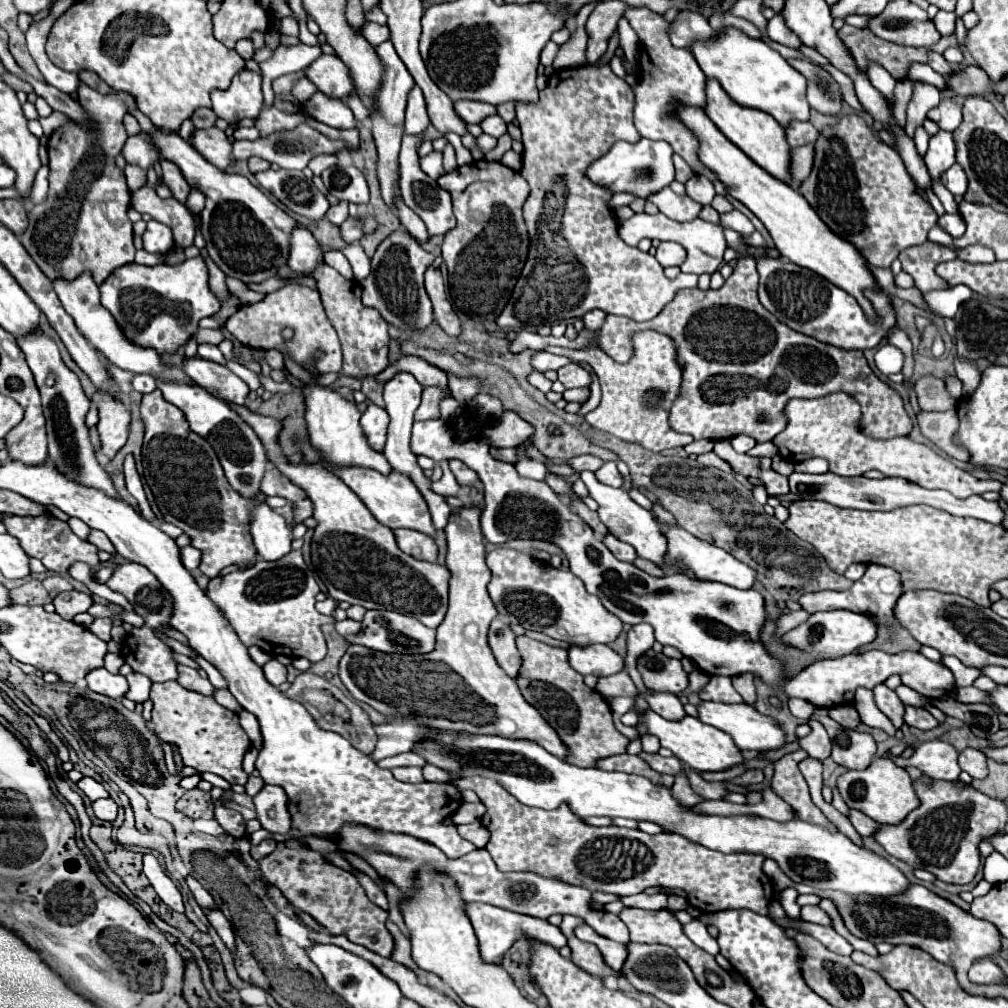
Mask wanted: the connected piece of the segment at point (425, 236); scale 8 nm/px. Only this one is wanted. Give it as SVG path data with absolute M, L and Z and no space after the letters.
M397 197L397 215L399 215L401 223L407 227L407 231L411 233L413 239L417 239L419 243L427 243L429 241L429 233L425 229L425 223L401 201L401 197Z

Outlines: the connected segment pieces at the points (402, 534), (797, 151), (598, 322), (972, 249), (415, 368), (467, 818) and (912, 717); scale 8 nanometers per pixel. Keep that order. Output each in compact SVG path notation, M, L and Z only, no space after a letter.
M395 529L393 533L399 547L407 555L413 555L415 559L425 559L425 561L437 561L437 545L433 537L415 529Z
M805 145L805 147L795 147L791 149L791 181L795 185L799 185L801 181L805 181L809 177L813 165L813 145Z
M593 309L587 312L582 318L585 329L588 331L598 331L601 328L606 315L607 314L600 309Z
M969 245L961 251L957 251L957 257L971 261L971 263L993 263L993 261L997 261L995 253L989 247L983 247L983 245Z
M401 357L393 365L393 371L389 373L389 377L393 377L395 373L401 373L401 371L407 371L407 373L411 371L423 387L439 387L443 393L449 393L449 383L447 383L445 373L419 357Z
M463 803L455 813L453 813L453 823L463 825L481 819L485 813L485 807L481 803Z
M905 705L903 721L905 721L909 727L923 729L923 731L937 727L937 719L935 719L929 711L925 711L923 707L913 707L913 705Z

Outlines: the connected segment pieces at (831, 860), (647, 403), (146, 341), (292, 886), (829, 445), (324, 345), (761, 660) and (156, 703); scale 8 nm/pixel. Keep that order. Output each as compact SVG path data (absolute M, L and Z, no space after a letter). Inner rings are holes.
M447 733L441 735L433 735L433 739L423 741L421 745L417 745L415 753L419 753L421 757L427 759L427 763L437 765L445 771L459 771L463 777L469 775L483 775L483 777L491 777L497 779L513 797L517 797L521 803L531 805L531 807L541 807L541 809L557 809L561 803L565 803L575 815L579 817L591 817L591 815L599 815L599 817L625 817L625 819L633 819L633 821L653 821L657 823L663 831L669 833L677 833L693 843L699 843L707 849L717 849L721 853L755 853L755 855L763 855L765 859L773 859L781 871L795 883L807 883L819 889L839 889L843 893L849 895L873 895L873 897L891 897L891 895L899 895L909 887L907 877L893 867L887 859L875 855L873 851L865 849L865 847L857 847L855 843L851 843L851 839L847 839L843 833L833 833L827 829L819 829L819 825L801 821L801 819L791 819L785 823L773 821L773 819L765 819L765 817L757 817L757 815L705 815L705 813L697 813L691 807L685 807L683 803L679 803L671 789L657 785L645 777L639 775L625 775L625 773L609 773L603 769L581 769L575 765L569 765L557 757L553 757L551 753L547 753L543 747L539 747L533 741L513 741L513 739L505 739L505 737L497 737L497 735L471 735L471 733L463 733L461 737L453 737Z
M637 331L631 341L633 357L627 363L617 363L595 347L587 347L581 351L555 349L557 355L569 357L577 365L589 365L599 377L603 393L601 403L595 411L585 415L585 421L599 431L611 433L629 443L639 443L649 451L685 447L693 441L693 437L681 435L669 427L669 409L681 387L681 367L677 365L673 339L657 331Z
M203 257L187 259L179 265L165 265L165 263L155 265L155 267L137 265L137 263L123 265L115 273L109 275L109 281L105 281L101 285L101 305L105 309L109 309L109 313L113 315L113 319L117 321L117 325L125 333L125 337L129 337L129 341L135 341L135 345L141 345L141 347L157 349L157 353L161 353L161 357L173 355L183 345L187 345L189 339L193 339L197 335L199 321L203 317L215 315L221 307L219 299L209 289L207 265L205 265Z
M265 857L259 863L259 869L263 877L281 889L285 899L303 913L309 913L323 929L327 929L331 935L345 935L351 943L363 945L369 951L391 957L393 953L393 937L385 927L387 913L379 909L375 903L367 899L365 889L355 879L355 875L331 865L331 863L295 863L291 859L277 861L271 857Z
M829 393L819 399L793 399L787 403L787 419L789 425L783 433L779 433L773 443L779 449L779 455L789 461L805 461L811 457L823 457L829 461L833 473L843 477L857 477L865 475L871 469L877 469L889 477L903 477L913 481L925 489L945 489L951 495L965 499L971 495L983 495L985 491L999 491L1001 483L979 481L969 471L957 467L953 461L937 455L927 445L919 445L909 437L895 437L887 441L871 439L857 429L861 419L859 403L847 393Z
M287 283L281 289L269 293L263 301L255 305L241 305L237 313L227 321L227 331L241 341L243 345L249 345L253 349L277 349L277 351L289 351L293 359L297 359L301 365L309 363L313 355L321 349L323 357L315 361L315 367L321 373L339 373L341 371L341 343L339 337L329 323L319 293L307 285L301 283ZM285 327L293 329L293 339L285 341L281 337L281 331Z
M441 419L415 421L413 433L411 433L411 451L417 457L423 455L433 461L459 459L461 463L465 463L469 469L473 469L479 475L479 479L485 485L485 507L481 513L481 529L489 543L503 545L511 539L543 539L543 541L555 543L565 553L565 557L571 565L571 571L585 583L585 589L591 595L601 599L601 603L605 605L605 609L609 609L609 613L613 613L627 625L635 625L635 623L643 623L643 621L653 625L655 637L661 645L677 647L685 657L693 659L701 671L705 671L709 675L727 675L727 677L741 675L741 673L753 673L753 675L761 675L761 679L769 685L777 685L783 679L781 663L777 659L773 659L771 655L767 655L765 647L759 641L759 631L765 621L765 609L763 609L763 597L757 591L753 591L753 589L741 591L741 589L733 589L729 585L715 583L715 581L697 581L697 579L683 577L679 573L651 577L651 575L643 573L641 569L637 569L633 563L619 561L601 541L595 539L591 527L577 513L573 513L569 509L569 505L565 501L561 501L561 497L557 493L553 493L543 481L533 481L533 479L521 477L515 471L515 465L495 461L489 455L487 441L461 437L461 433L457 435L457 433L453 433L453 429L449 429L447 421L441 421Z
M177 681L153 683L151 701L151 721L155 725L157 737L169 745L175 745L187 767L193 767L199 773L215 773L231 785L247 783L247 773L243 771L241 763L251 741L239 725L237 713L221 707L213 697L205 697L183 689Z

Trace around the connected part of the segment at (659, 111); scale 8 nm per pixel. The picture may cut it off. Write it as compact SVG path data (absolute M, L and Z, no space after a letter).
M629 7L623 17L629 21L629 25L639 35L641 53L639 53L639 82L633 85L635 93L635 127L637 131L647 139L661 139L667 141L677 155L681 155L691 169L705 175L709 181L717 181L715 175L701 165L697 159L697 147L699 141L693 137L693 133L681 125L677 119L671 119L671 109L679 101L681 105L691 107L705 107L705 73L697 65L693 53L689 49L677 49L669 41L669 25L661 15L651 13L649 9L633 9Z

